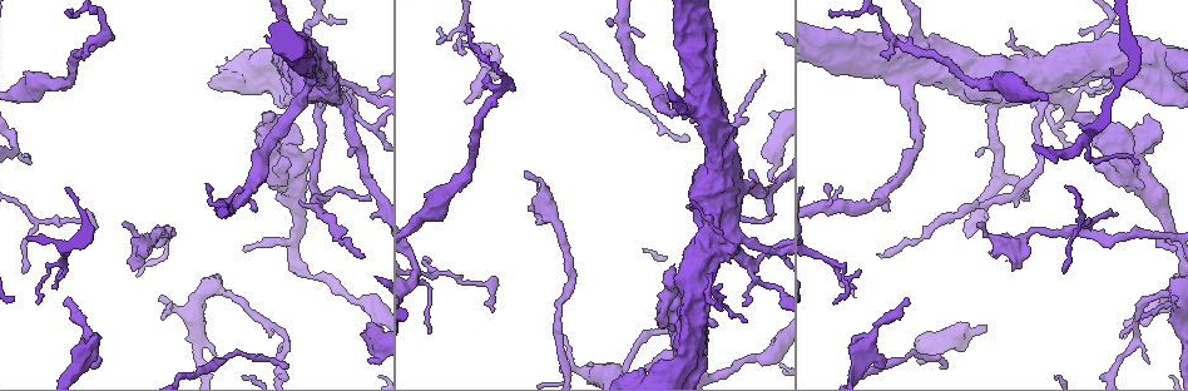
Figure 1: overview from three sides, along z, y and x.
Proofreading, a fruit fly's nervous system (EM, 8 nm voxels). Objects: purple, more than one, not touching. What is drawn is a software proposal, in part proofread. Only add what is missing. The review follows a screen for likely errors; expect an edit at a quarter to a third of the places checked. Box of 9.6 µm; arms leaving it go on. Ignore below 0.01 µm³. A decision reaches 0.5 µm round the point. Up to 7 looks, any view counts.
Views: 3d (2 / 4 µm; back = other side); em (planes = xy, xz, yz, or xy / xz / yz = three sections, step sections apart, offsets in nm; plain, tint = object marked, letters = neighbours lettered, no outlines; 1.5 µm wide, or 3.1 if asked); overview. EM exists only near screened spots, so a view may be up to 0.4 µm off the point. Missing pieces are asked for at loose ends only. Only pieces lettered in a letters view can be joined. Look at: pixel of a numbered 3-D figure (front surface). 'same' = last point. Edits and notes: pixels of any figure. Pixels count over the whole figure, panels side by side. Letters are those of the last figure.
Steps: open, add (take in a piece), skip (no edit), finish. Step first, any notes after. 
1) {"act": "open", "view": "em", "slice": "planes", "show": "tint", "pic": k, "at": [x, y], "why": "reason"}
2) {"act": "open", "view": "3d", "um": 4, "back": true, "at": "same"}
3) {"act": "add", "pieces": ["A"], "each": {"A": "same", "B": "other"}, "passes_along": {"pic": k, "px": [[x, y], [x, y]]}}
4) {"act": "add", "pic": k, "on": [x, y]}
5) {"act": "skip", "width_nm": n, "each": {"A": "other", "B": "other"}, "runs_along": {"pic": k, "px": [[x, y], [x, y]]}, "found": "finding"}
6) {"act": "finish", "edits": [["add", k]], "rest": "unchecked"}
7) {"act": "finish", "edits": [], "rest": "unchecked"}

{"act": "open", "view": "em", "slice": "planes", "show": "letters", "pic": 1, "at": [66, 298], "why": "tapers out"}

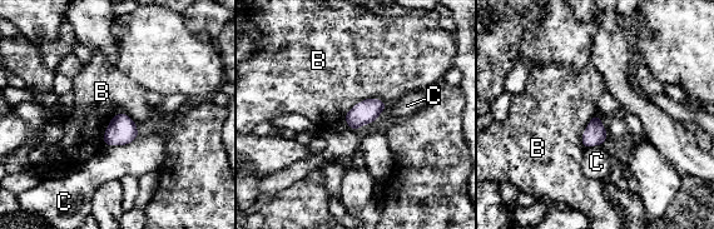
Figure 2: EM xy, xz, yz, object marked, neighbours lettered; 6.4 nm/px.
{"act": "skip", "width_nm": 140, "each": {"B": "other", "C": "other"}, "border": {"pic": 2, "px": [[137, 124], [118, 113], [103, 144]]}, "found": "none of them fits"}

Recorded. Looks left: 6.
{"act": "open", "view": "em", "slice": "yz", "step": 4, "show": "letters", "pic": 1, "at": [134, 271]}

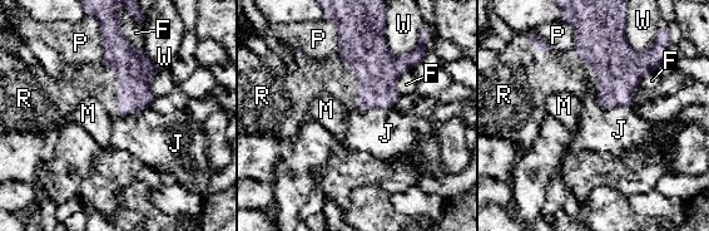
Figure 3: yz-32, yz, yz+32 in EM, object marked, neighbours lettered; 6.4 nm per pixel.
{"act": "add", "pieces": ["R"], "longest_contact_nm": ["R", 360], "each": {"F": "other", "J": "other", "M": "other", "P": "other", "R": "same", "W": "other"}, "found": "the neuron continues"}

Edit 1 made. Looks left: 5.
{"act": "open", "view": "3d", "um": 4, "pic": 1, "at": [674, 269], "why": "free end"}

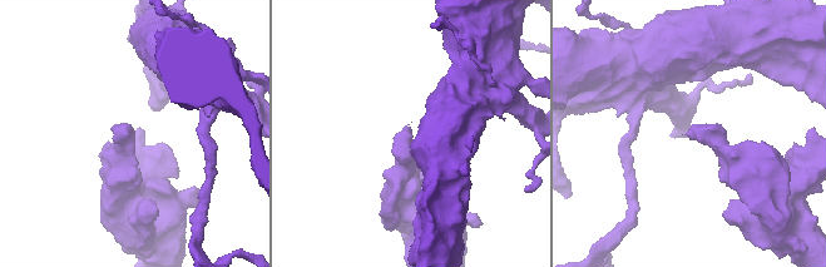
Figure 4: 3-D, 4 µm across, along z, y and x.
{"act": "open", "view": "em", "slice": "planes", "show": "letters", "pic": 4, "at": [409, 128], "why": "need the tissue"}

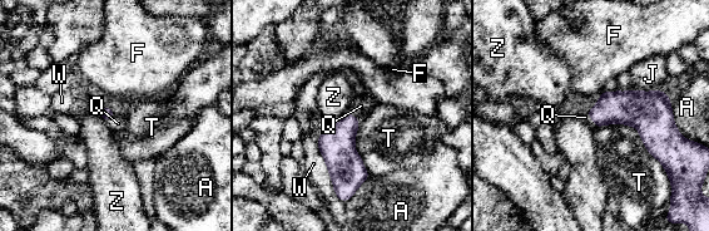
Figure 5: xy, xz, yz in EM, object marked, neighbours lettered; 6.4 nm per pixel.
{"act": "add", "pieces": ["Q"], "longest_contact_nm": ["T", 500], "each": {"A": "other", "F": "other", "J": "other", "Q": "same", "T": "other", "W": "other", "Z": "other"}, "found": "the neuron continues"}

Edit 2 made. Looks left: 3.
{"act": "finish", "edits": [["add", 3], ["add", 5]], "rest": "unchecked"}

